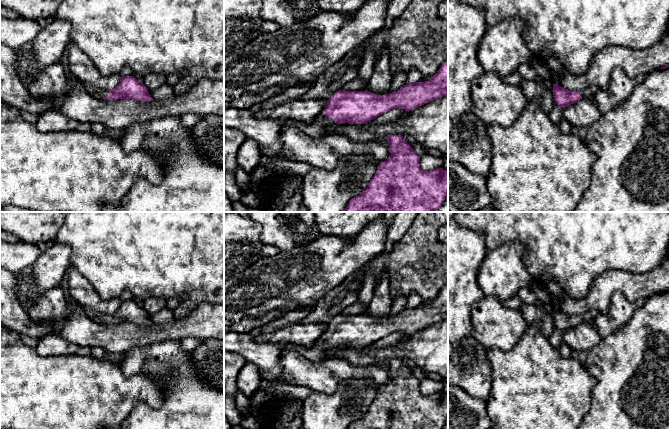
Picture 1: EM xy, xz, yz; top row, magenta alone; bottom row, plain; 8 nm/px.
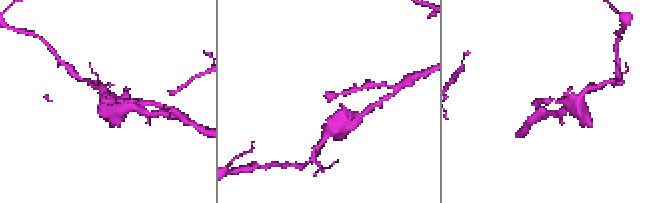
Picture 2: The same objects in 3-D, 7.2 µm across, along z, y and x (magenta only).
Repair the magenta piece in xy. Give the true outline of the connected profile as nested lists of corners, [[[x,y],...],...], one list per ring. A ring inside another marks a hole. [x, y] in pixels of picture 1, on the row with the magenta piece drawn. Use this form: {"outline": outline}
{"outline": [[[134,76],[121,77],[119,85],[110,91],[92,88],[85,86],[88,92],[104,100],[118,100],[118,99],[133,99],[142,102],[150,102],[154,100],[148,92],[148,88],[137,80]]]}

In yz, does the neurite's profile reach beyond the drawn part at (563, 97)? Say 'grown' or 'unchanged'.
grown

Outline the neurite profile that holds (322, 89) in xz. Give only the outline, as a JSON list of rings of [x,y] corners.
[[[358,48],[349,52],[341,61],[329,67],[315,80],[311,87],[301,99],[324,99],[328,100],[336,91],[345,84],[357,78],[358,68],[349,67],[348,61],[358,53]]]

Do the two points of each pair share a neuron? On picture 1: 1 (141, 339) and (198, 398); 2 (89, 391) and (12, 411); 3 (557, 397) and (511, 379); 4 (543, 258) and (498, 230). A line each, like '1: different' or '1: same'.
1: different
2: same
3: same
4: same

